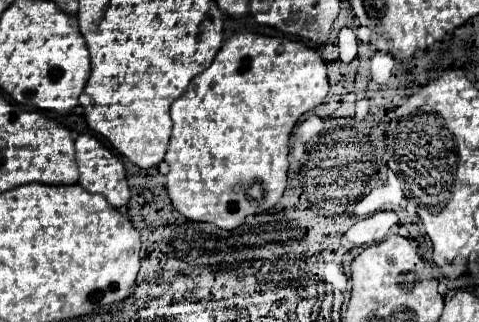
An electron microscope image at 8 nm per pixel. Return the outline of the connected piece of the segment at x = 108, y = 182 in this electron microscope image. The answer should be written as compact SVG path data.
M91 133L77 137L75 151L81 173L79 183L89 193L103 195L113 207L125 205L129 201L129 185L119 157Z

